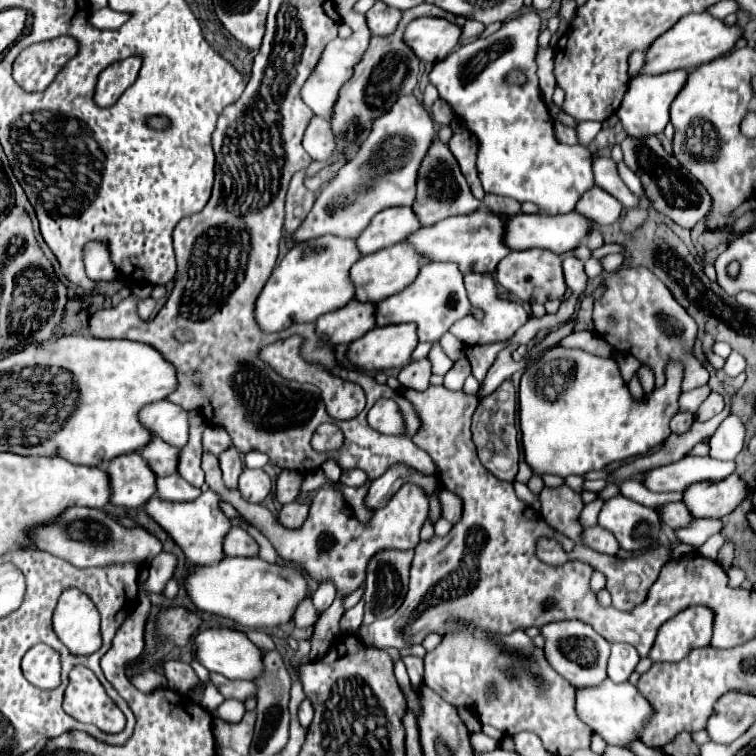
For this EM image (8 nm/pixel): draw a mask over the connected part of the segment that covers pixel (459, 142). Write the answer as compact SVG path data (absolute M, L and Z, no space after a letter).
M469 131L455 133L447 145L449 145L451 153L455 155L473 195L477 199L483 199L485 191L483 191L483 185L481 185L479 173L477 173L477 141L475 141L475 137Z

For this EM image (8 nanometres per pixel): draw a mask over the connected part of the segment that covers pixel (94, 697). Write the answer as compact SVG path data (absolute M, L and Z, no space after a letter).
M75 667L69 673L63 710L81 723L95 723L105 733L119 733L125 727L125 715L87 667Z

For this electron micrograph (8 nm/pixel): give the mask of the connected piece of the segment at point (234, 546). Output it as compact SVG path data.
M241 527L231 529L223 549L229 557L257 557L257 553L259 553L257 541Z

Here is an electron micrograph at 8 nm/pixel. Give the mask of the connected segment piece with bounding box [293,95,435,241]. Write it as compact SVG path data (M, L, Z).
M413 95L401 97L389 113L373 119L369 137L359 145L355 157L339 169L337 177L321 189L307 219L293 233L293 239L307 241L325 233L357 237L379 211L397 205L413 205L417 197L419 167L433 143L433 137L435 125L421 101Z

